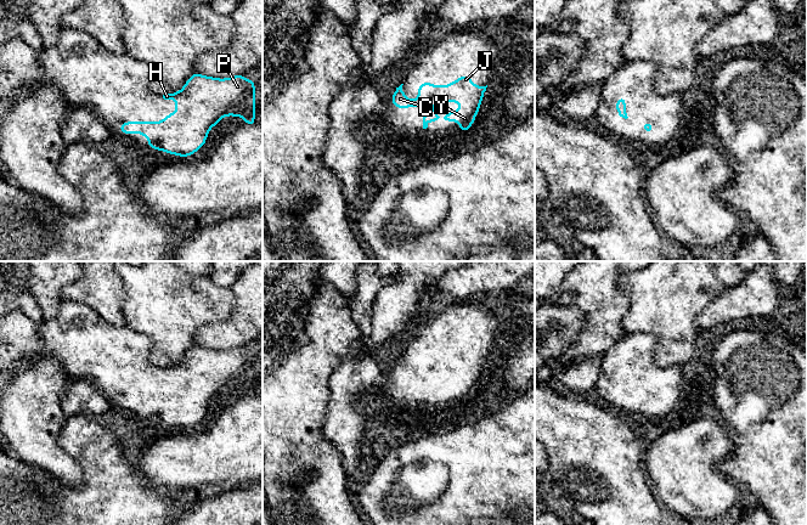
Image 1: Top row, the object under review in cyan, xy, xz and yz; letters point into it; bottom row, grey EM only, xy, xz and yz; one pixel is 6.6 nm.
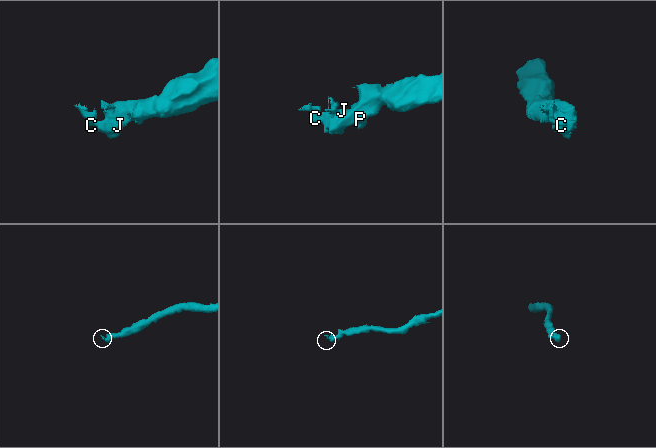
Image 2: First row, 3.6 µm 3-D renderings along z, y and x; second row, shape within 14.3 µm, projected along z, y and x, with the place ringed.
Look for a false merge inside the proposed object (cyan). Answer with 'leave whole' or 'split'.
leave whole

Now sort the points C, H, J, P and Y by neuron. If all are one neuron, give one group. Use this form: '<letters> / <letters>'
C H J P Y

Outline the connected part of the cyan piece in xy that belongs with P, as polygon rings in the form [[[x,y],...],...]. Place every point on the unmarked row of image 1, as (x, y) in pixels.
[[[193,345],[184,360],[174,366],[164,366],[164,372],[175,372],[176,382],[167,386],[163,394],[125,394],[119,397],[120,406],[137,406],[148,411],[148,420],[179,429],[191,429],[205,417],[209,402],[224,389],[242,389],[246,397],[255,396],[255,354],[237,346],[219,351]]]

